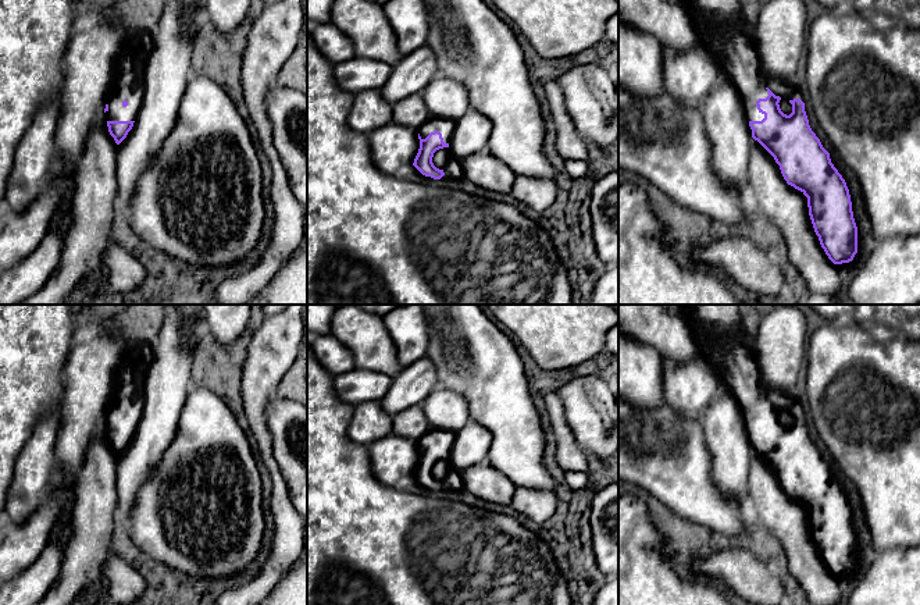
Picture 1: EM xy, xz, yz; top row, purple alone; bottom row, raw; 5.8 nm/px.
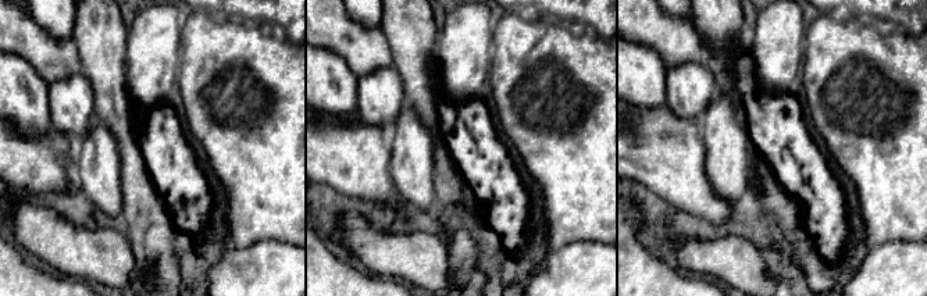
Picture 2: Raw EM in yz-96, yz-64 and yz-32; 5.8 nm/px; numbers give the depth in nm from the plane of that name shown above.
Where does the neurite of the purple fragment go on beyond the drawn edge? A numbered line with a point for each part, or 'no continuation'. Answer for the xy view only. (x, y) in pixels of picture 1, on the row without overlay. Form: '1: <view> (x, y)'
1: xy (122, 399)

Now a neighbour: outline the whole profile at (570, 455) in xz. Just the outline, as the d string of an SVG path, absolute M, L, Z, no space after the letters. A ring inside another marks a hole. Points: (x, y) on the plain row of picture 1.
M556 392L546 394L545 408L556 438L556 460L559 466L564 471L588 471L588 455L575 441L574 433L564 414L561 398Z

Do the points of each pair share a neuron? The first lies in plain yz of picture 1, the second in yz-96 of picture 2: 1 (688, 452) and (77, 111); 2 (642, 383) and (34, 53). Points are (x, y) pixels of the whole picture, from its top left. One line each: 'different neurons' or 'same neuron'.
1: different neurons
2: different neurons

